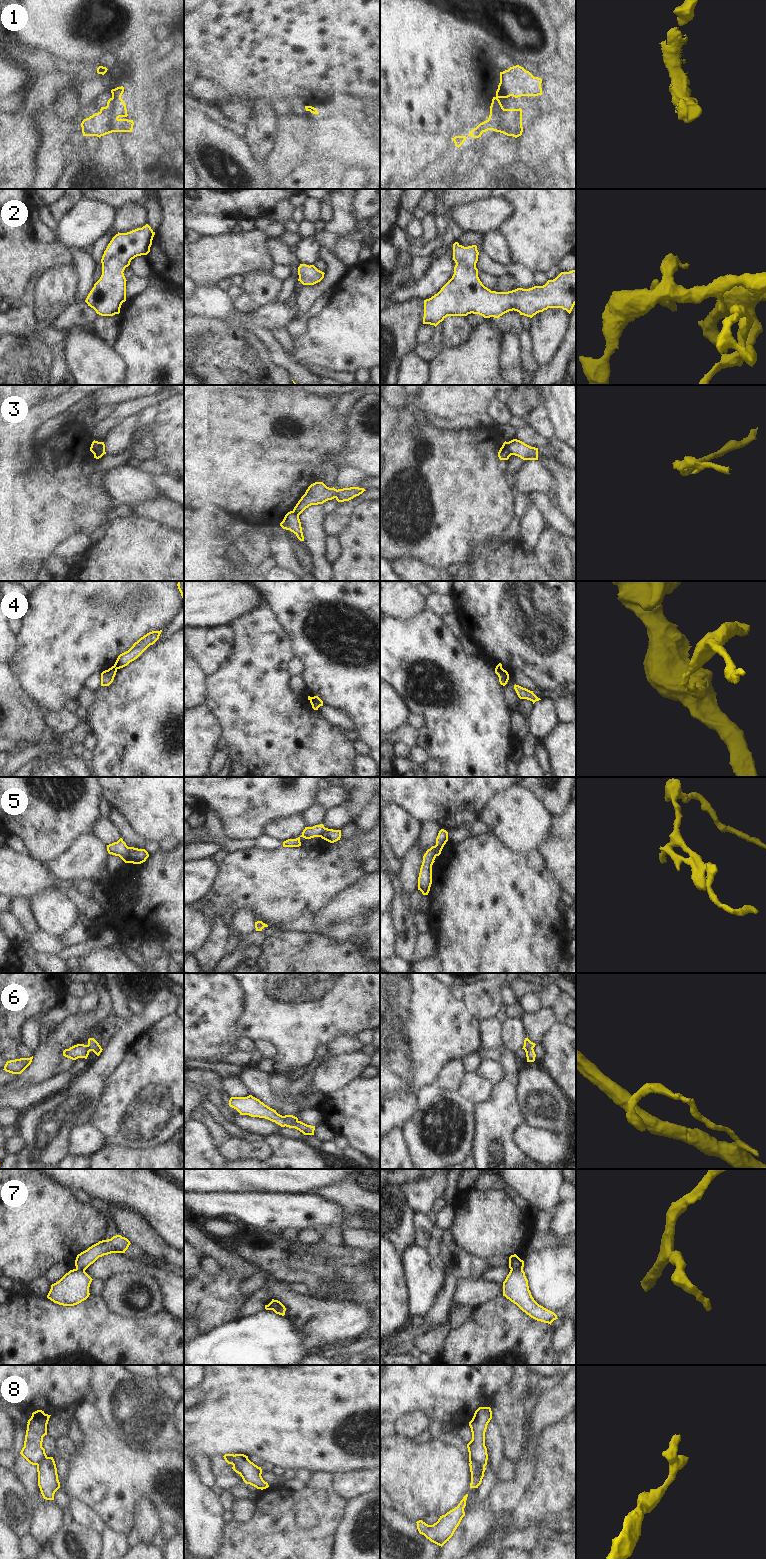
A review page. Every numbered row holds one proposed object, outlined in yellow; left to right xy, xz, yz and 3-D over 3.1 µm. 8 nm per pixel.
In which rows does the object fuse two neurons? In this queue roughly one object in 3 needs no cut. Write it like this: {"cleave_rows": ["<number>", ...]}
{"cleave_rows": ["1", "3", "4", "5", "6", "7", "8"]}

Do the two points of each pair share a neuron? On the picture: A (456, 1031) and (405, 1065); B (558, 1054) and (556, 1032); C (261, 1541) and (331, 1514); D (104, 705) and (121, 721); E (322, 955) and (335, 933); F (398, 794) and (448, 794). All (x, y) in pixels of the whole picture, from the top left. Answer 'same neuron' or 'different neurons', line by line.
A: same neuron
B: same neuron
C: same neuron
D: same neuron
E: different neurons
F: same neuron

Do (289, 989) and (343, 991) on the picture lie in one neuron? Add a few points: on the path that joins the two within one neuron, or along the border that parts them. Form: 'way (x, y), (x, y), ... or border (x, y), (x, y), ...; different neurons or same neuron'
way (302, 989), (330, 989); same neuron

